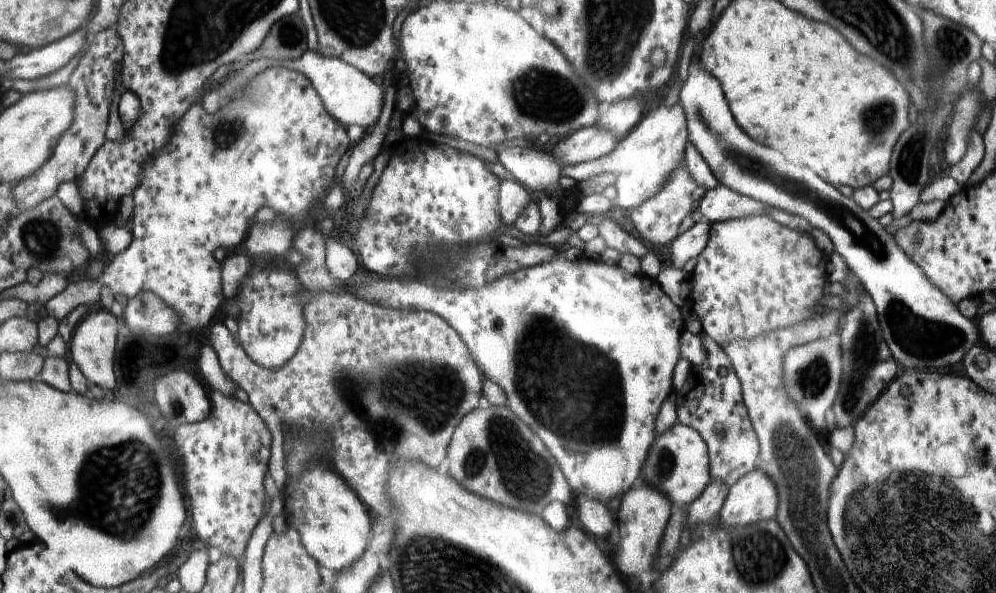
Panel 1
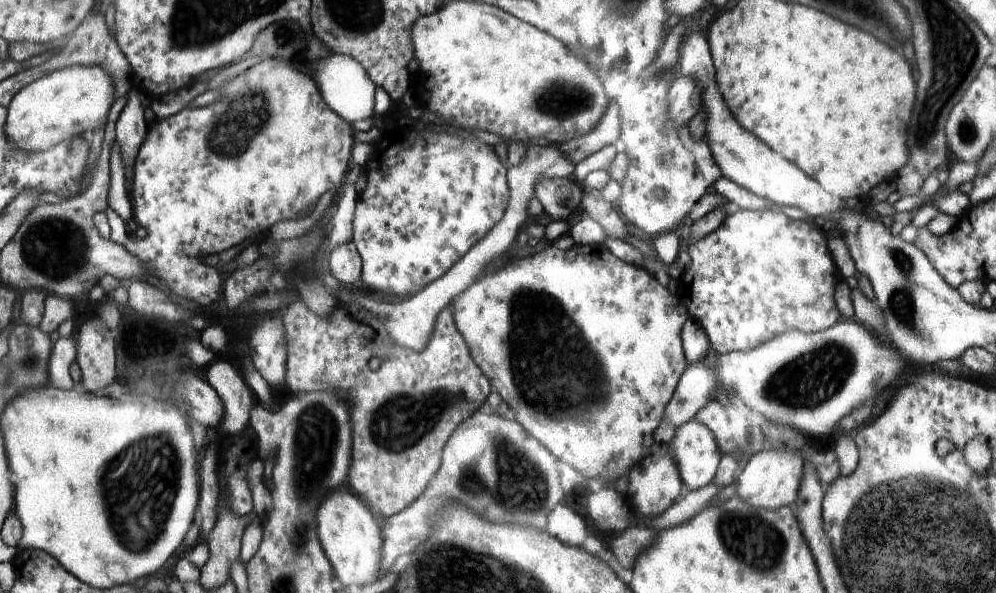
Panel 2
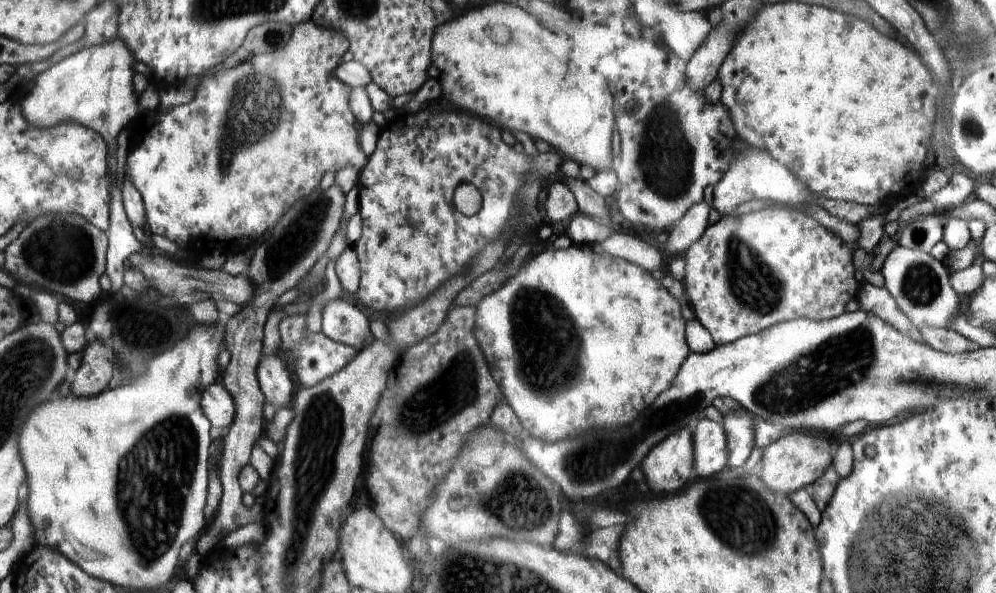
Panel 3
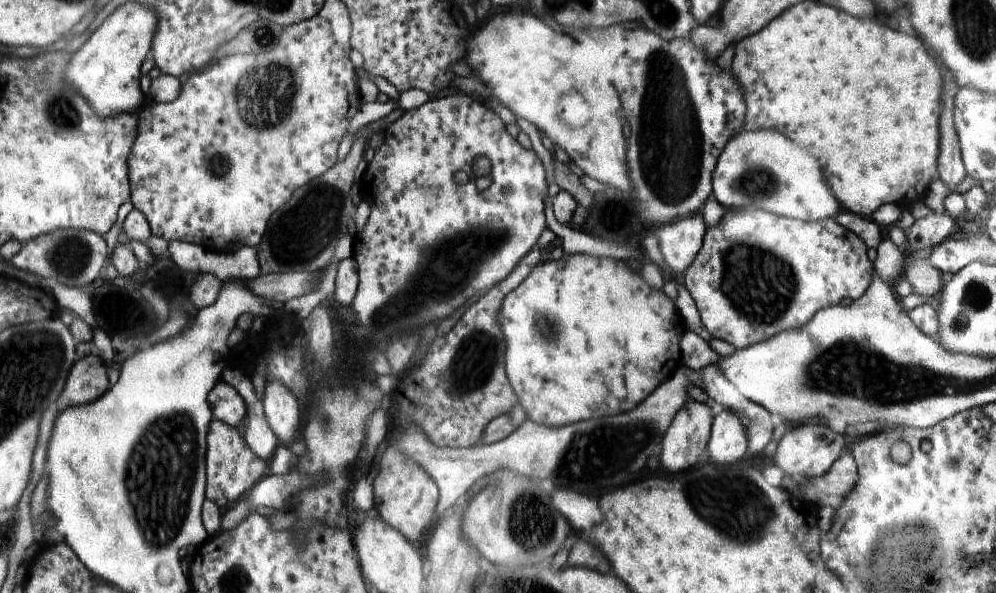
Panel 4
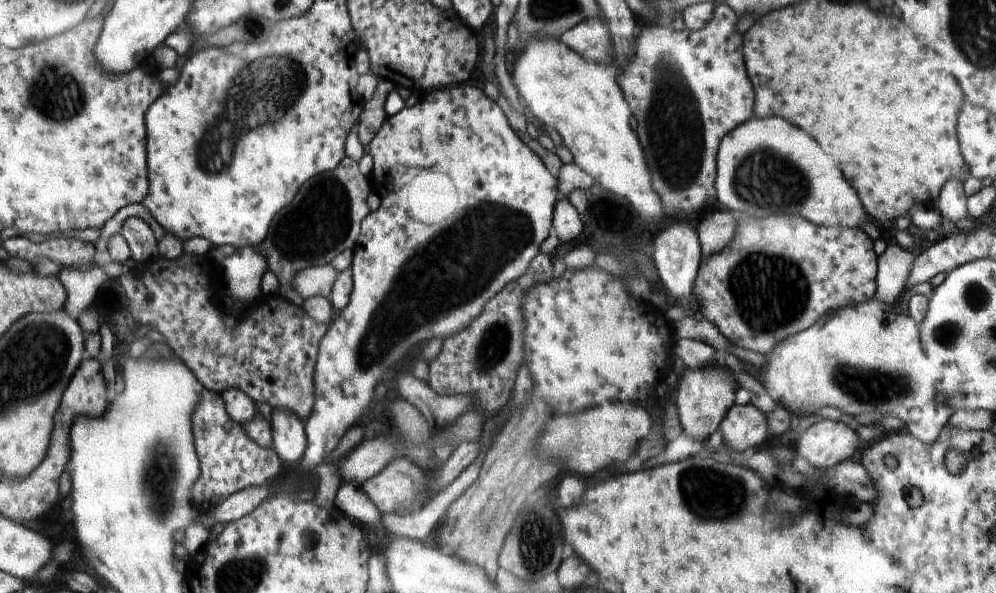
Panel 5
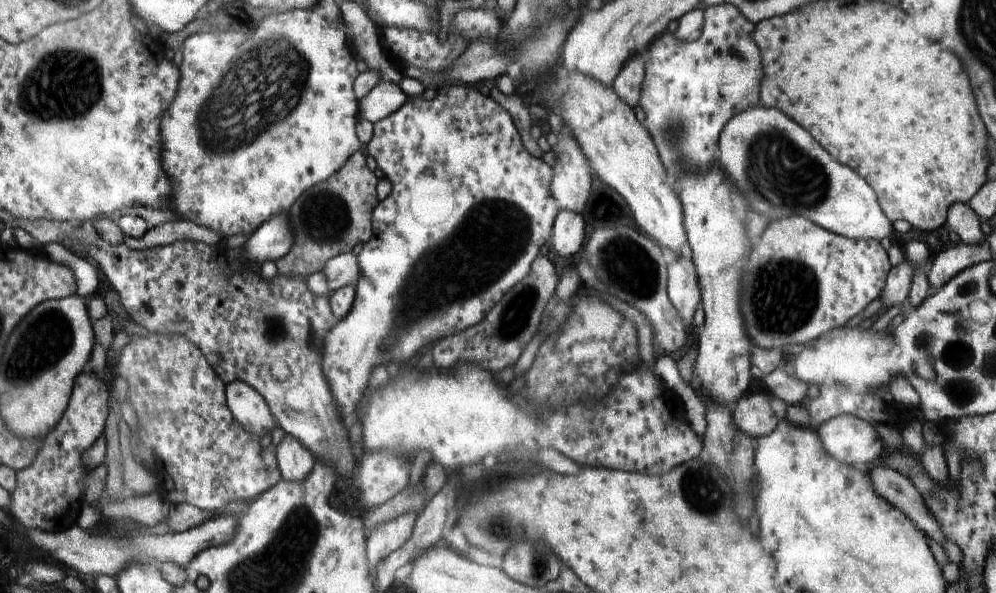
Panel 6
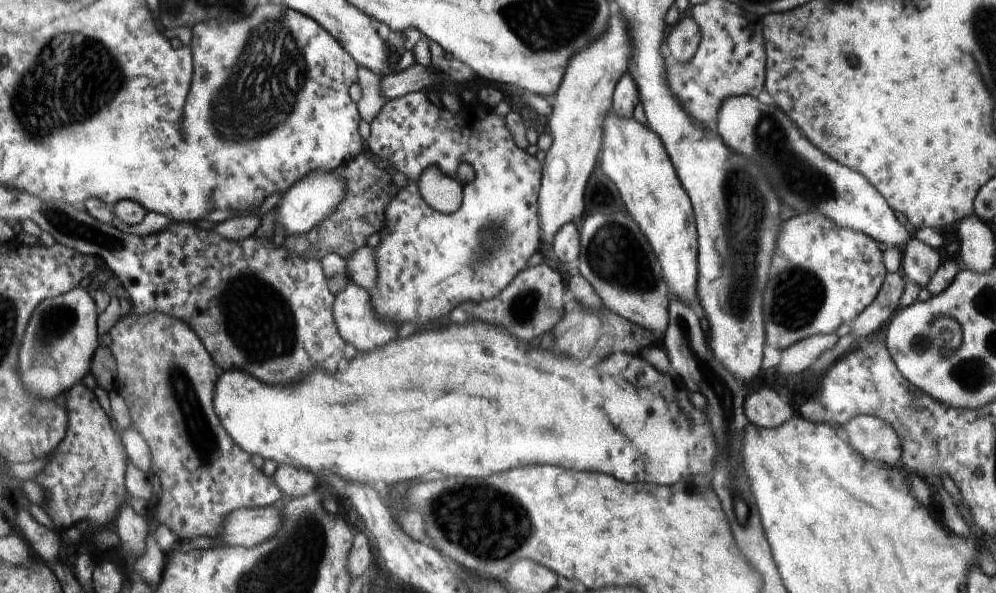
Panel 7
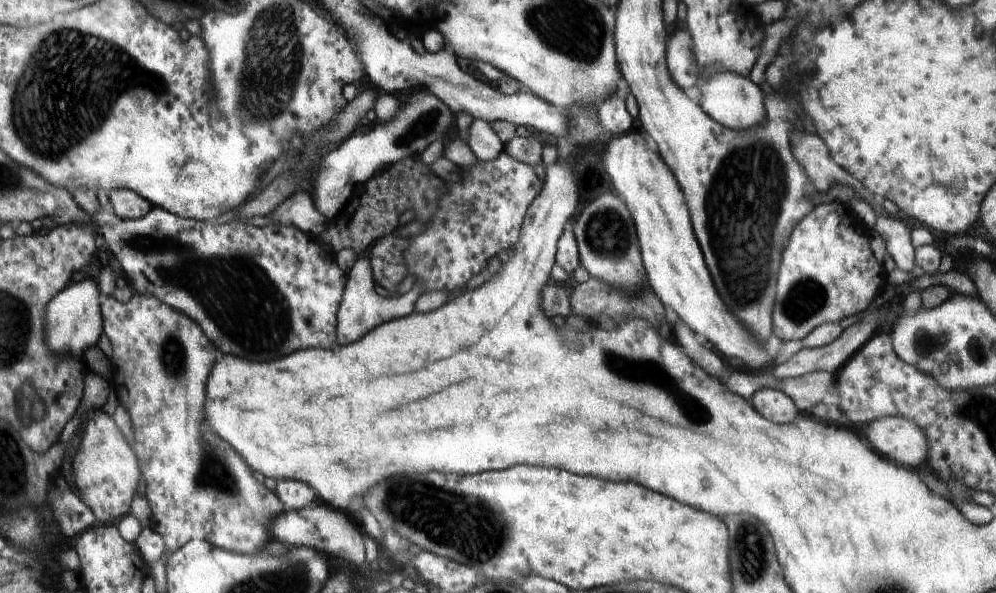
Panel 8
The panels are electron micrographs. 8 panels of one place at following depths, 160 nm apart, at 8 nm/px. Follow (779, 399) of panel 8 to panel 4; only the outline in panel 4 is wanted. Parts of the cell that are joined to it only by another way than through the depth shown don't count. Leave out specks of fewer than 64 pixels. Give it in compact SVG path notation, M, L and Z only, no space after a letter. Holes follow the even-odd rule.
M716 410L708 442L710 460L718 466L734 464L744 458L747 448L748 437L741 420L729 411Z

